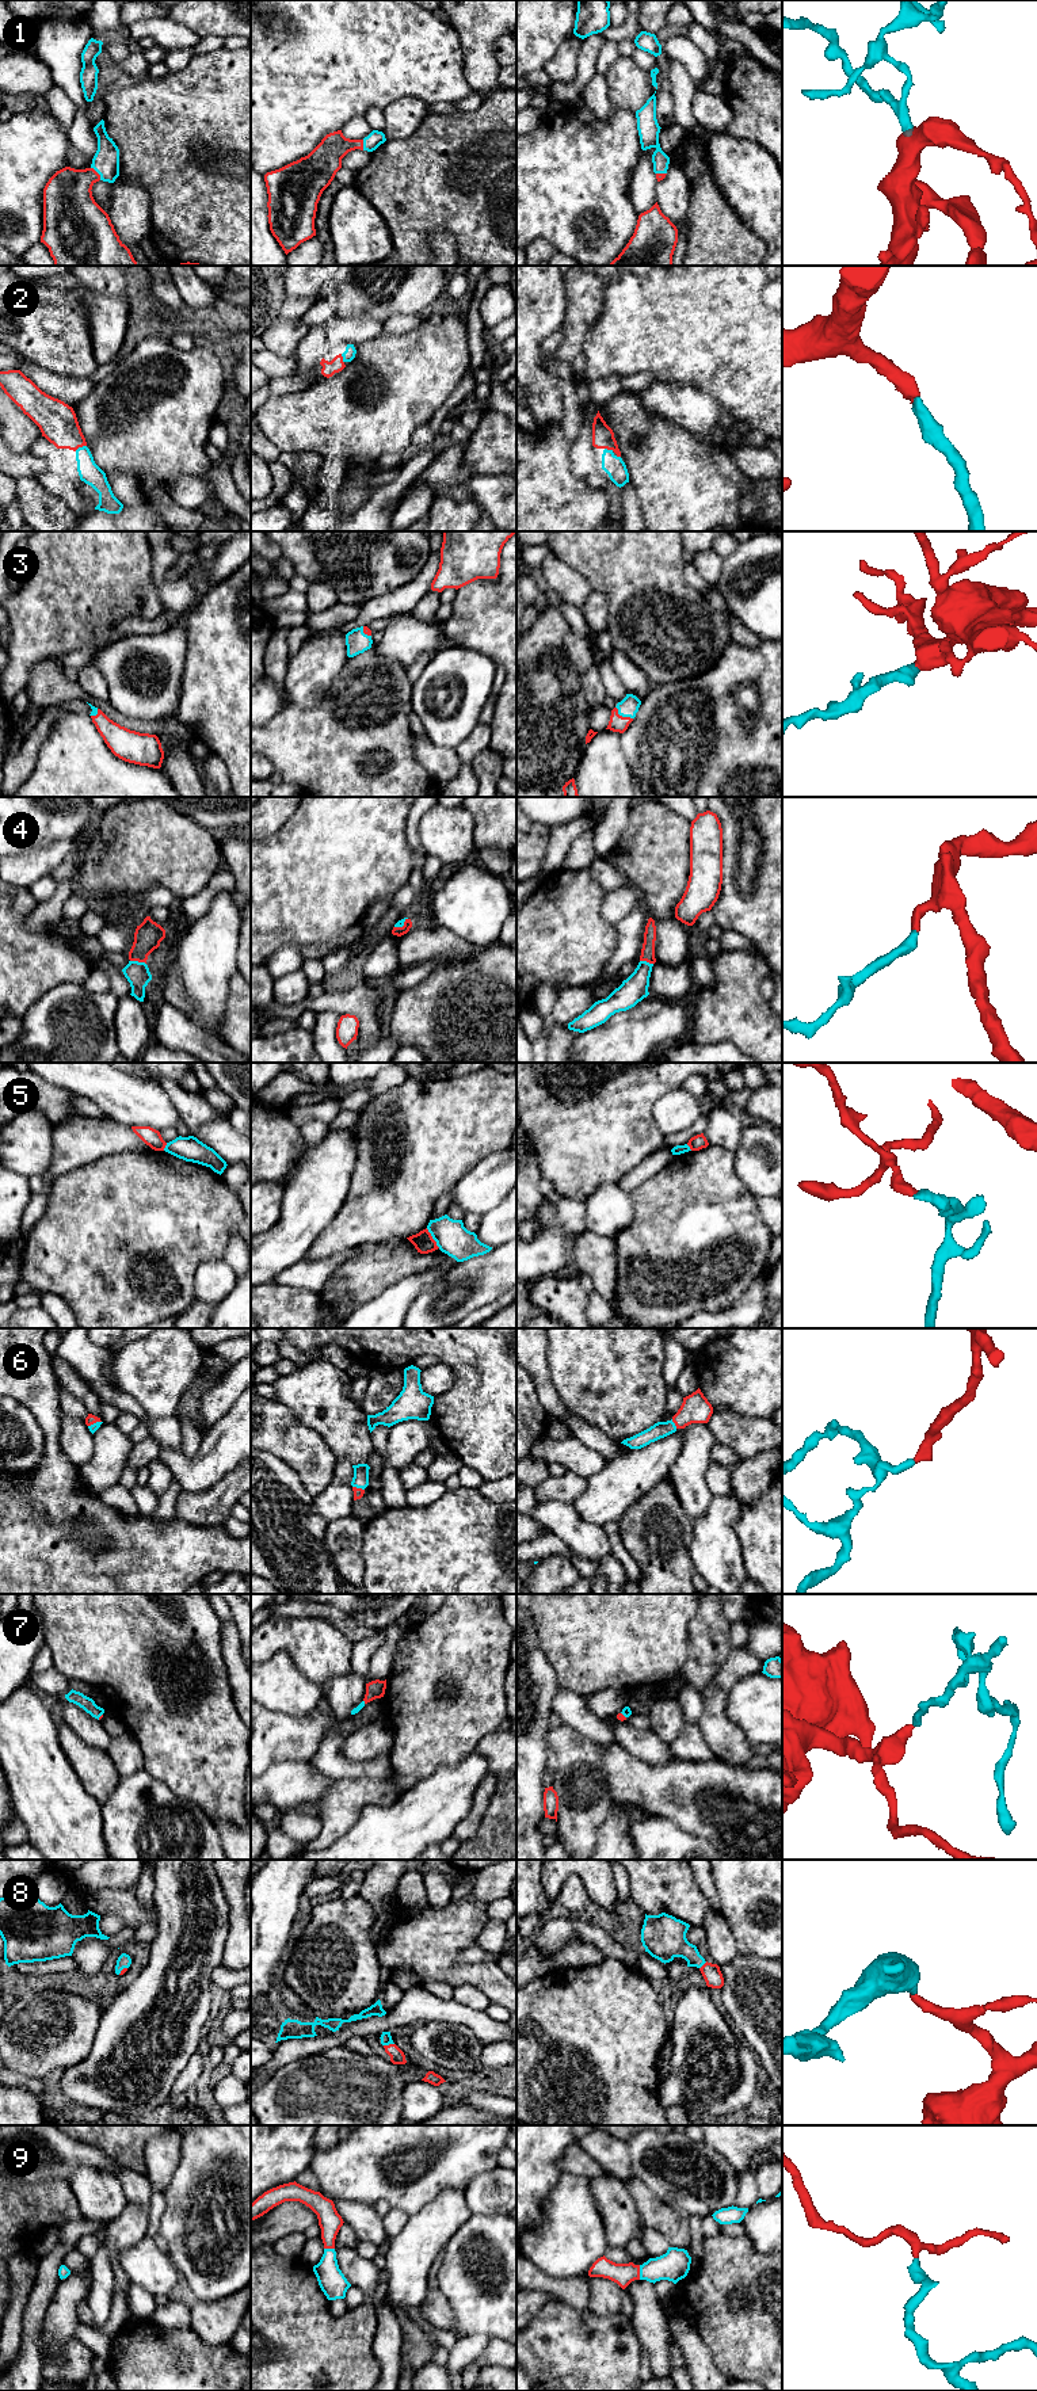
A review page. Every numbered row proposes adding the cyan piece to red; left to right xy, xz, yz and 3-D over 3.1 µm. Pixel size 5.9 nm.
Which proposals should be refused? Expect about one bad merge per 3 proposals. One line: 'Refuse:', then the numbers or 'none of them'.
Refuse: 5

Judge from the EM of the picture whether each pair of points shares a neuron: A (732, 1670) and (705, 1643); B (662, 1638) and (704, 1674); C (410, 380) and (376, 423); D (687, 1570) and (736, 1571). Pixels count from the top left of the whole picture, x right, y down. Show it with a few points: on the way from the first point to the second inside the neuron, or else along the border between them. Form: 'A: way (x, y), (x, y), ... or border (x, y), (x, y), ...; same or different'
A: border (734, 1648), (706, 1689); different
B: border (689, 1628), (689, 1657), (681, 1671); different
C: way (399, 391), (377, 412); same
D: border (690, 1539), (690, 1560), (697, 1571); different

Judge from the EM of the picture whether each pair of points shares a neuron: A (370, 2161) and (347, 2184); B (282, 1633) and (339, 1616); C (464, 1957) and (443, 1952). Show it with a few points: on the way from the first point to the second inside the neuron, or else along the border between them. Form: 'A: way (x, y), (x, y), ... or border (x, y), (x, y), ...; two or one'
A: way (365, 2166), (353, 2178); one
B: border (294, 1617), (324, 1619), (350, 1640); two
C: border (457, 1956), (462, 1963), (490, 1962); two

